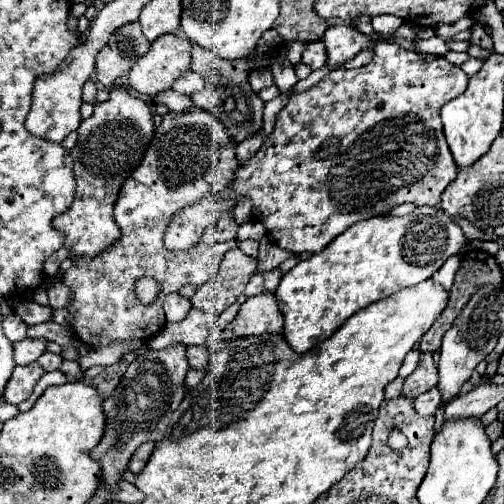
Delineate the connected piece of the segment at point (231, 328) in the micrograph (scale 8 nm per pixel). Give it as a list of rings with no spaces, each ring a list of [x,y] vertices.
[[[264,290],[258,296],[246,298],[240,304],[234,320],[224,328],[222,340],[238,338],[238,336],[258,336],[258,334],[278,334],[282,332],[282,312],[278,300],[272,292]]]

